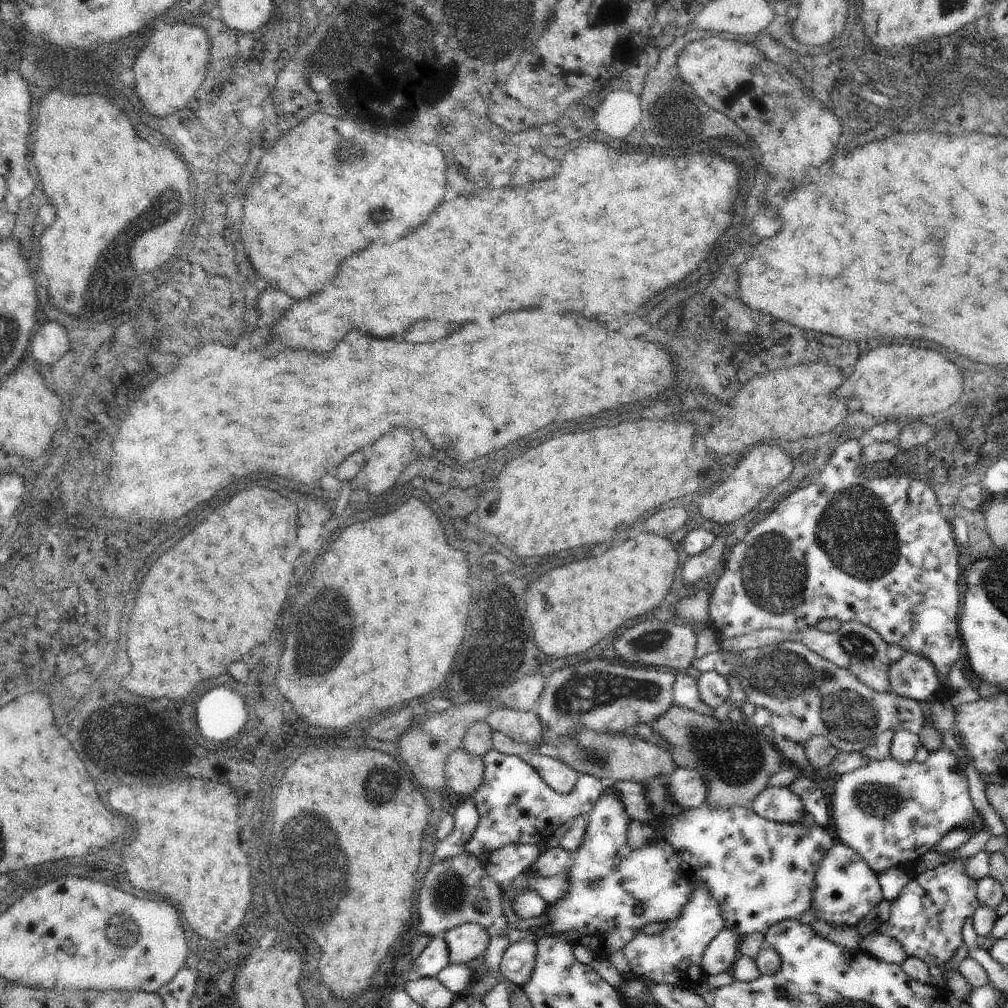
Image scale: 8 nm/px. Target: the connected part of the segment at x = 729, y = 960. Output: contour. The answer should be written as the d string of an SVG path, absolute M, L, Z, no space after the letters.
M723 928L705 948L701 966L709 976L717 976L717 974L725 974L729 972L729 968L733 966L733 962L739 956L739 942L741 942L741 934L735 928Z

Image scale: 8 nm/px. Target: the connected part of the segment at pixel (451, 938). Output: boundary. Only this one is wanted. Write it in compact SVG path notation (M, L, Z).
M463 924L447 930L441 936L449 948L449 962L471 962L479 956L485 956L489 946L489 936L479 924Z

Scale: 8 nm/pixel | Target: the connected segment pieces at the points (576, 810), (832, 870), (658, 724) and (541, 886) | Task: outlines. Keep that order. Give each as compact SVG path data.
M489 750L483 756L483 782L471 796L471 802L479 814L479 824L465 844L467 854L477 856L505 844L531 844L537 848L555 846L555 834L565 822L573 822L579 814L589 814L595 806L603 780L591 774L579 774L577 784L571 794L555 794L537 774L537 770L527 762L527 758L507 756L497 750Z
M835 844L831 850L827 850L819 864L819 870L815 872L815 888L811 894L811 908L815 910L813 918L823 918L831 924L847 926L855 926L871 910L875 910L879 902L883 902L877 874L871 872L869 864L847 844Z
M673 706L667 714L651 722L649 728L667 742L669 754L677 768L695 770L697 776L701 776L707 808L751 808L753 800L769 788L767 780L783 768L783 758L771 738L765 738L749 722L719 722L715 716L707 716L701 710Z
M565 868L563 872L557 872L555 876L547 876L547 878L535 878L531 872L525 872L525 874L519 874L515 876L509 884L505 884L501 890L503 890L503 910L505 910L505 920L509 916L509 894L513 892L519 892L523 888L531 888L531 890L537 890L539 896L547 902L547 906L553 906L557 904L557 900L565 898L565 894L569 892L569 870L571 868Z

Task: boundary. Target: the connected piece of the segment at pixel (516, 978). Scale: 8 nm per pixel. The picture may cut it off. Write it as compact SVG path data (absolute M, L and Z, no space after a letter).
M529 940L529 942L519 942L519 944L511 944L503 958L501 958L501 976L511 982L511 984L517 984L517 986L525 986L533 974L533 968L535 968L535 954L537 954L537 948L535 944Z

